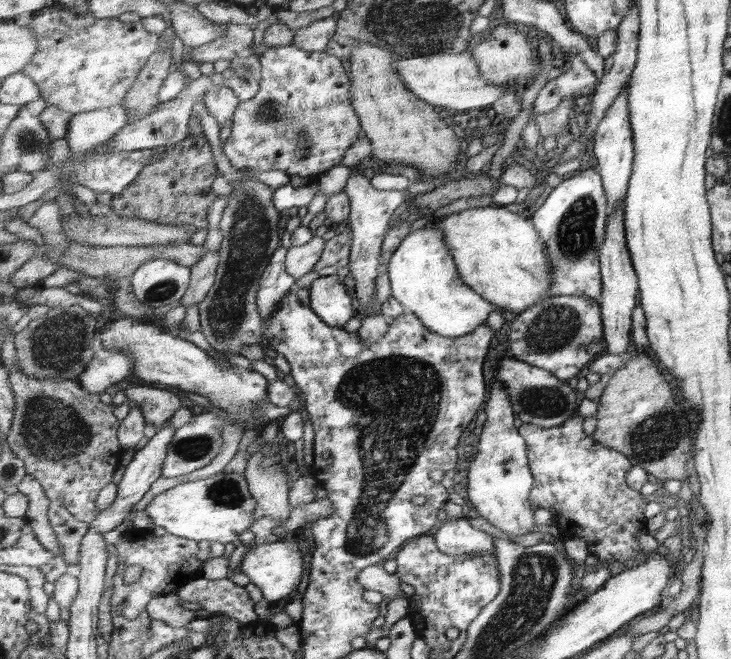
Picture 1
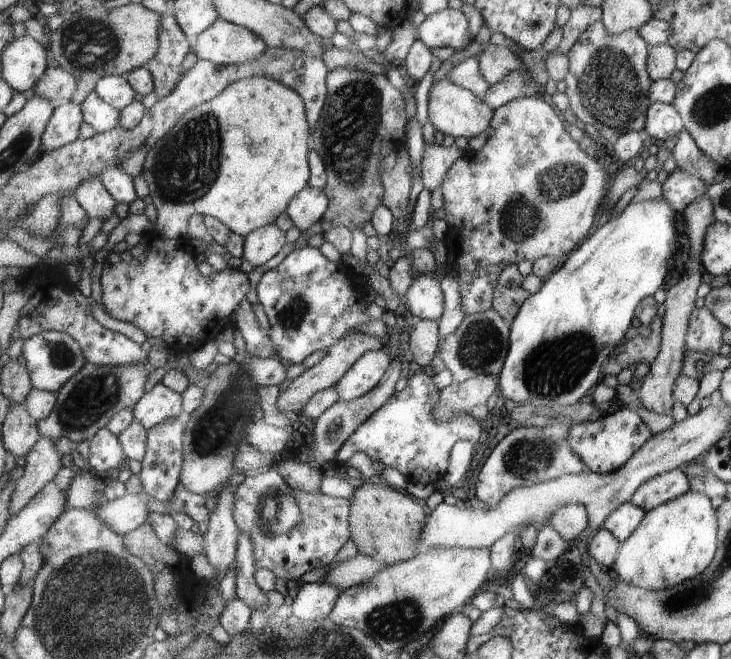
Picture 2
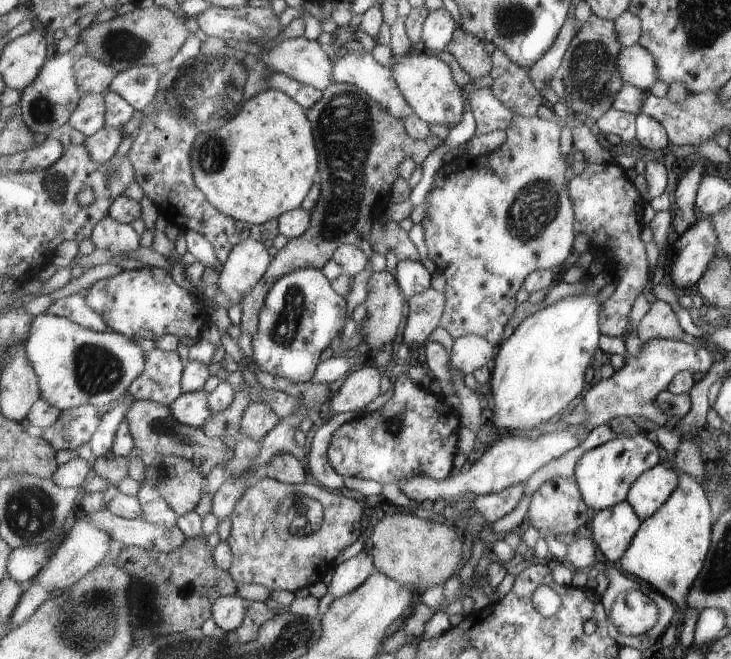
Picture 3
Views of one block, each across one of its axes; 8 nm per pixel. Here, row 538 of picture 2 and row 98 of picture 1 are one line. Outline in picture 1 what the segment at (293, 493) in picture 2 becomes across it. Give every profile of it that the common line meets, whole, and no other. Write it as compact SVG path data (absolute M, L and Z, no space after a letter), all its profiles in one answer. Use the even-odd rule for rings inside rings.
M279 46L271 47L259 55L259 62L261 62L261 84L259 84L259 95L255 99L242 102L240 100L237 110L233 112L231 120L231 136L226 138L226 142L223 144L224 154L230 159L231 165L241 171L241 169L249 169L249 171L266 172L267 170L281 170L289 174L289 176L303 177L308 182L315 181L318 176L328 170L331 170L334 166L340 166L345 152L359 140L359 132L362 130L362 123L359 116L352 106L351 98L351 79L347 72L347 63L343 59L339 59L331 54L325 52L307 52L307 50L301 50L297 46Z

